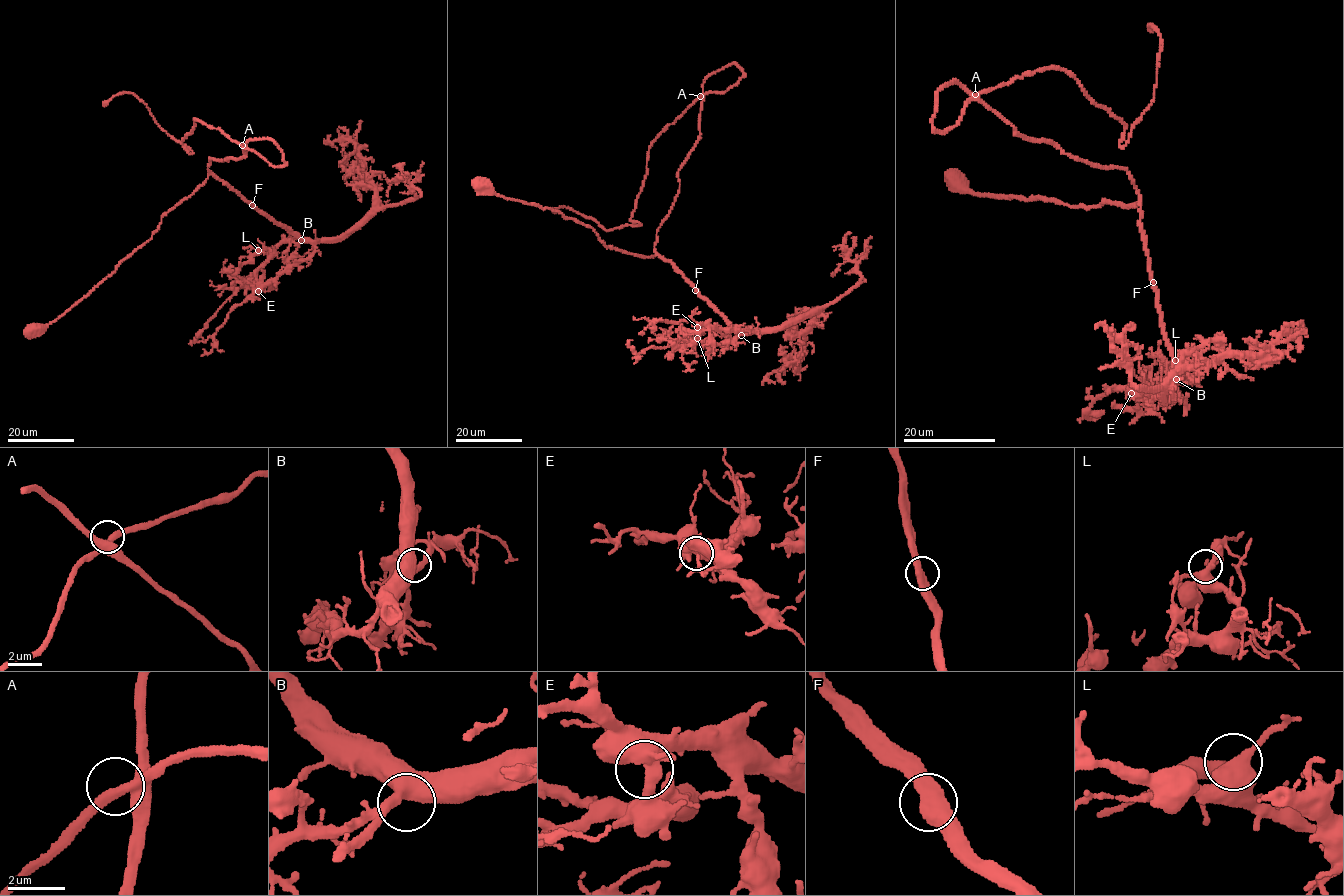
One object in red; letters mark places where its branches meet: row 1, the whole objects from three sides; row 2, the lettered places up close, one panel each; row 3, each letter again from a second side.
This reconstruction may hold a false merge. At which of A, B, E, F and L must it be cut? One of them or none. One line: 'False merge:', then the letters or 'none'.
False merge: none

